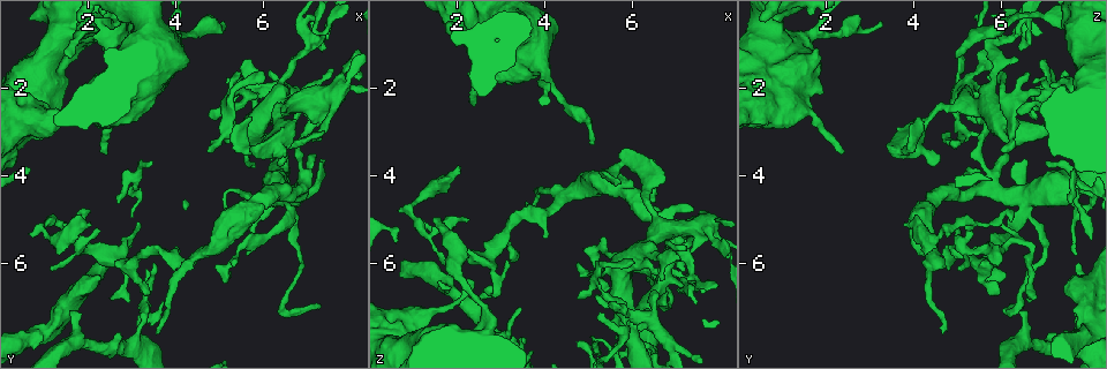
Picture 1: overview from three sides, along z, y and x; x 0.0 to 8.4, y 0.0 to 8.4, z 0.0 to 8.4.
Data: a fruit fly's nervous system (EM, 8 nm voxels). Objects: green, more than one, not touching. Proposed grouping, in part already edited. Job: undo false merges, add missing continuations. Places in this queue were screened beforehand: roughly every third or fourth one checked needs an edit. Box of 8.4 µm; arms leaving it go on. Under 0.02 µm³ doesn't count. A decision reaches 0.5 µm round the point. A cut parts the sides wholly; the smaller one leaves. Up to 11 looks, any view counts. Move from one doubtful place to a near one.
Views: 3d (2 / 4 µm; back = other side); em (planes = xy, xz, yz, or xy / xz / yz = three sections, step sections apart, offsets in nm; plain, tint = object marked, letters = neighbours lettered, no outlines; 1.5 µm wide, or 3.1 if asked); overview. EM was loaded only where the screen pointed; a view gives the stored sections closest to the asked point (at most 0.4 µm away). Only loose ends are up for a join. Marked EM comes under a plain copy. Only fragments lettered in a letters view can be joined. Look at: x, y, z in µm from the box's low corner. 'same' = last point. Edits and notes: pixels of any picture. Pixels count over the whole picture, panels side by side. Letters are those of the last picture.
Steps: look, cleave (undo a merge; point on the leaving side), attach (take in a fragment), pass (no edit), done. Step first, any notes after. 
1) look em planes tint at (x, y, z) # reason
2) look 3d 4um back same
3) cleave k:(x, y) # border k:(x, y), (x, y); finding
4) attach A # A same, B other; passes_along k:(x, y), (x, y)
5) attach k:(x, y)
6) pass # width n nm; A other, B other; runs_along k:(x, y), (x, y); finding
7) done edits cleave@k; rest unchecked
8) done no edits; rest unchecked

look 3d 2um back at (1.55, 1.25, 4.95)

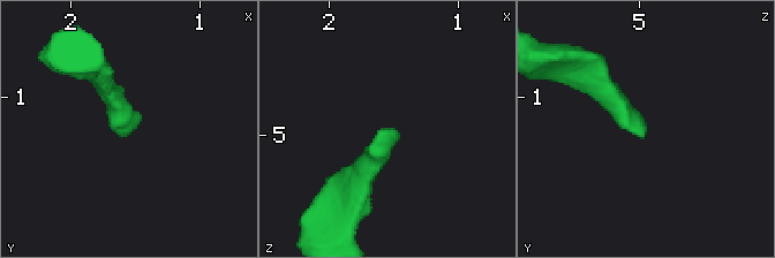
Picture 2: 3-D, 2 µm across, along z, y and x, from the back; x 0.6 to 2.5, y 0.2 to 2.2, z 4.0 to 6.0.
look em xz step 4 letters at (1.62, 1.28, 4.96) # now the EM

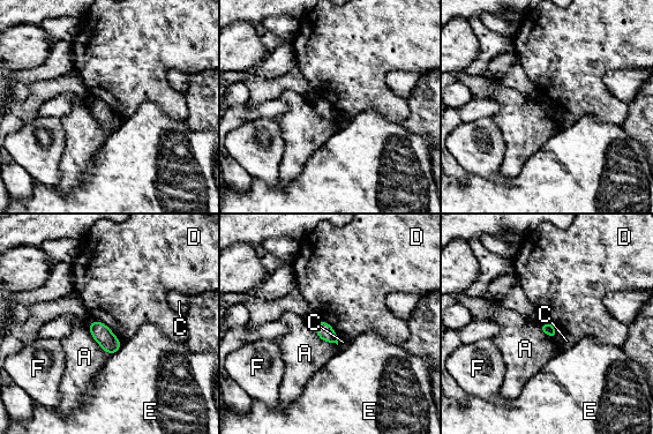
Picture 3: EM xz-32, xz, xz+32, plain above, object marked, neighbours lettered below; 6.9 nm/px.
pass # A other, C other, D other, E other, F other; border 3:(94, 320), (103, 322), (121, 342); none of them fits

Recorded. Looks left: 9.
look em planes tint at (3.50, 6.05, 7.65) # free end

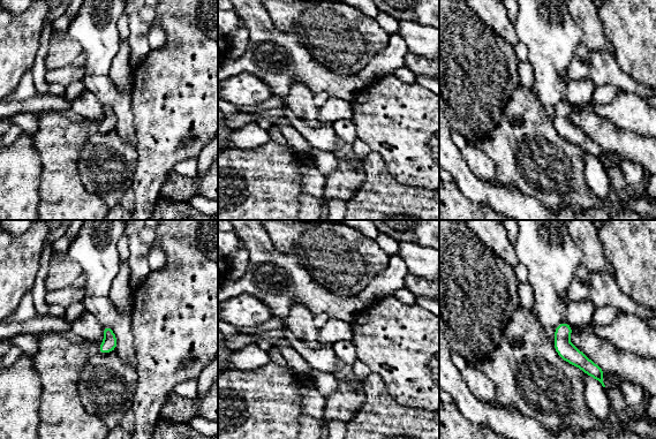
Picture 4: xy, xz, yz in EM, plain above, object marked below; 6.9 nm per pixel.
look em planes letters same # see the neighbours

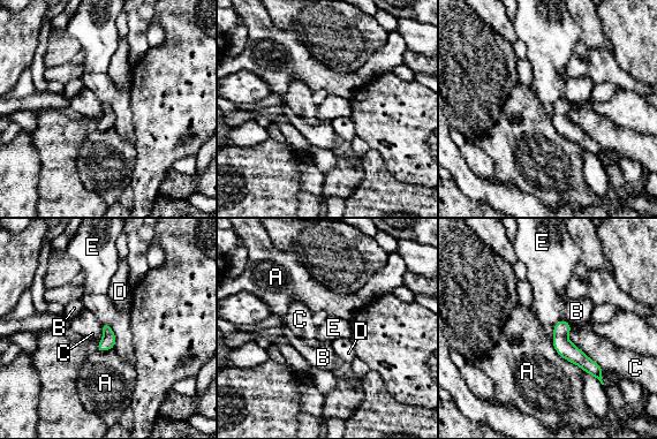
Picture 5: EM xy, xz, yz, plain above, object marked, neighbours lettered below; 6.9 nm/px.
pass # width 100 nm; A other, B other, C other, D other, E other; border 5:(102, 323), (110, 326), (115, 345); no lettered fragment goes on from it

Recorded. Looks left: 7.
look 3d 2um at (5.15, 6.35, 6.05) # branch stops here

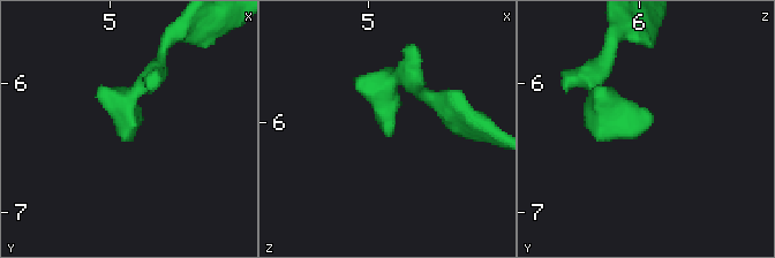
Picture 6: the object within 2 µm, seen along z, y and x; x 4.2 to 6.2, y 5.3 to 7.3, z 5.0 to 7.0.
look em planes letters at (5.12, 6.36, 6.06)

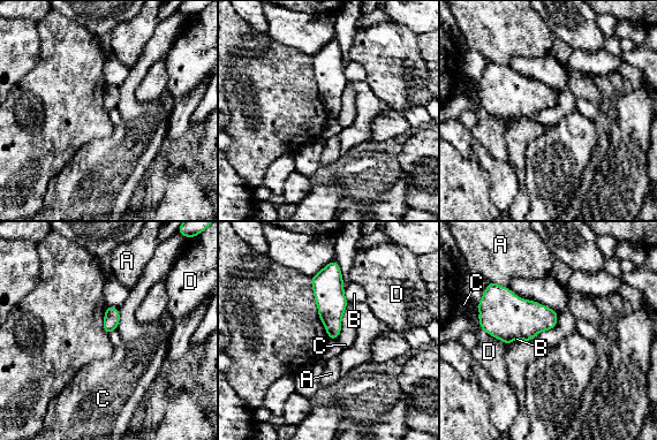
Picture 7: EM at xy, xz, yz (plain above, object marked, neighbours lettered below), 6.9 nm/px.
pass # A other, B other, C other, D other; border 7:(342, 315), (340, 332), (335, 339); none of them fits

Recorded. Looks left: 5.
look em yz step 4 letters at (7.25, 6.90, 6.40) # end of a long branch

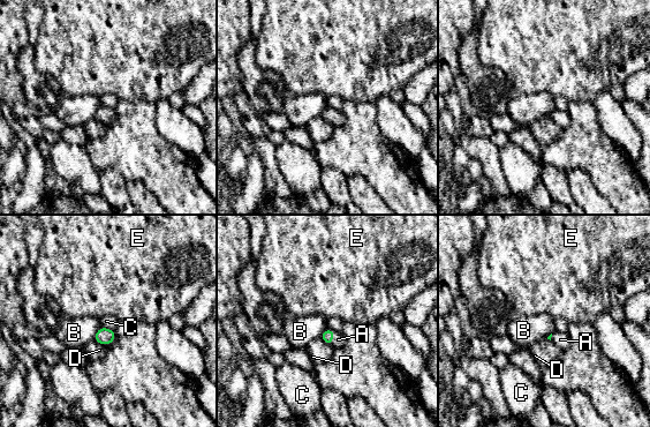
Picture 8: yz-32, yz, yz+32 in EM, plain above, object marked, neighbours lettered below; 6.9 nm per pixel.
attach A # longest_contact B 110 nm; A same, B other, C other, D other, E other; passes_along 8:(327, 335), (332, 338), (338, 339); it goes on there

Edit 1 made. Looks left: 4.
done edits attach@8; rest unchecked

